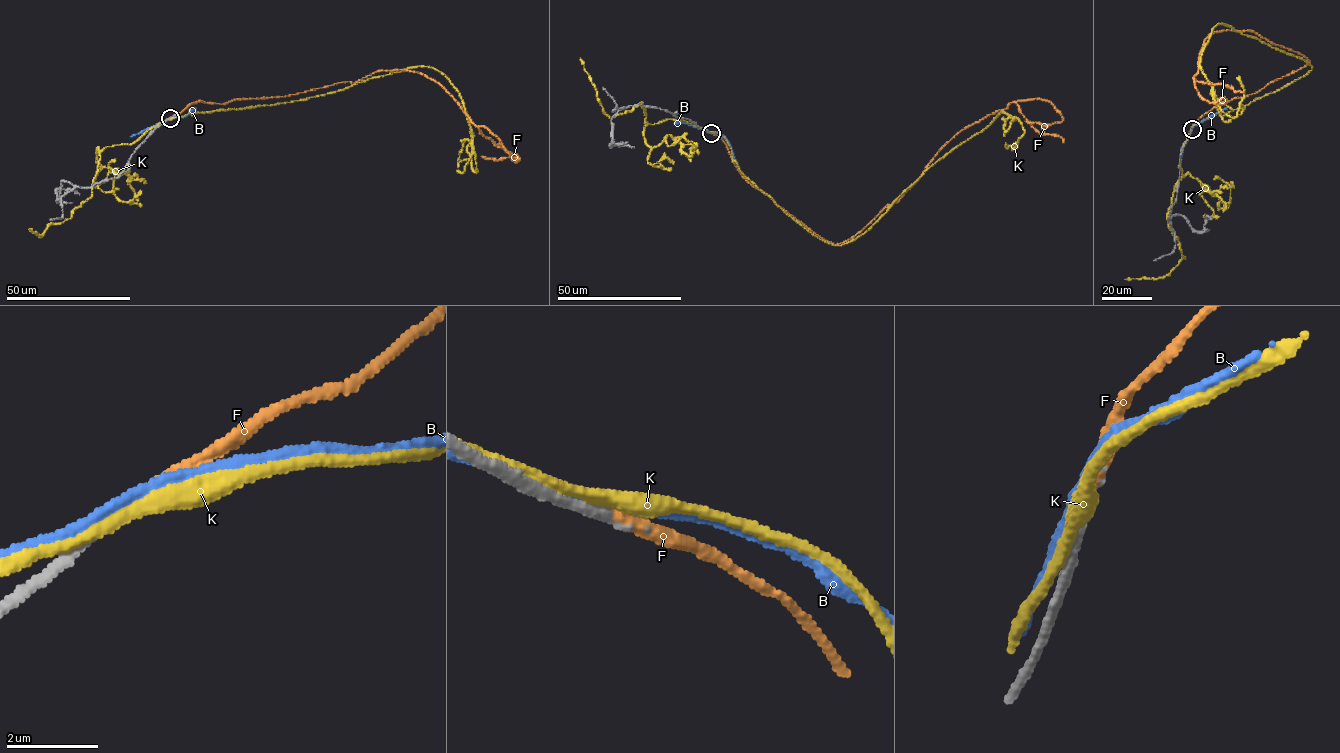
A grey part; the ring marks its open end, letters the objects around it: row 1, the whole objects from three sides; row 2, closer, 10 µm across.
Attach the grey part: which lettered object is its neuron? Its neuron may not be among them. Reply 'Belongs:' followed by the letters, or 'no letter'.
Belongs: F

